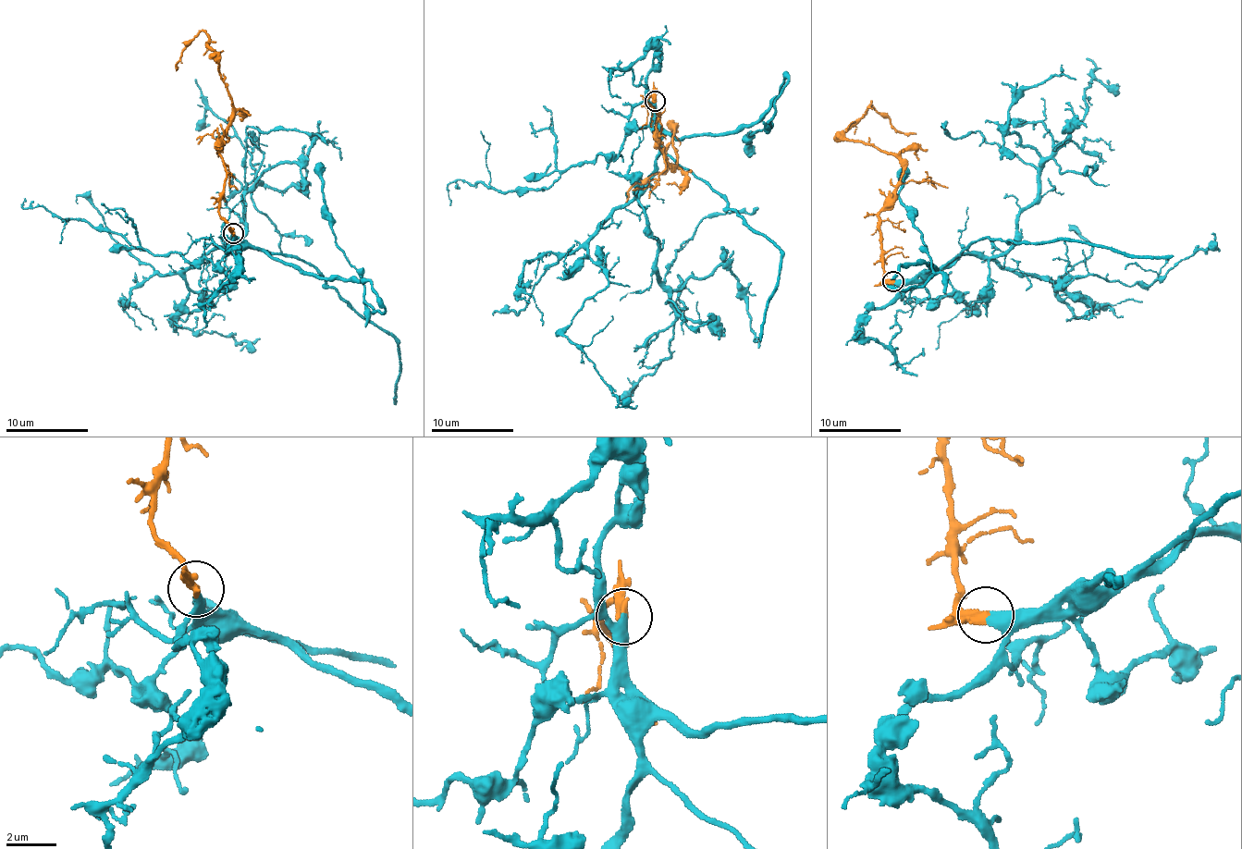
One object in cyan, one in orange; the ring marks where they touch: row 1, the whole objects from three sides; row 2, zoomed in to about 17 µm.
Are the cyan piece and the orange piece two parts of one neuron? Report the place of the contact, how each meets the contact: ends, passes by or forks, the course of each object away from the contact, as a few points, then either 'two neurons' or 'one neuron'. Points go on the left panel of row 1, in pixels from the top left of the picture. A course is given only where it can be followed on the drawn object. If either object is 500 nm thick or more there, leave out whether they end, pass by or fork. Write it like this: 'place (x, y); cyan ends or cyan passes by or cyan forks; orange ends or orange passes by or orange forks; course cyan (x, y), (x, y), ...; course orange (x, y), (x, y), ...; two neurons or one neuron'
place (233, 233); cyan passes by; orange ends; course cyan (234, 233), (303, 271), (372, 285), (385, 311), (374, 313), (364, 301), (362, 276), (330, 227), (321, 162); course orange (234, 233), (220, 215), (226, 164), (219, 148), (232, 113), (203, 30), (189, 43), (175, 70); one neuron

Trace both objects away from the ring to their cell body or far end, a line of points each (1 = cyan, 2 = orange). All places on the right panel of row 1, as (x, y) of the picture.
1: (893, 281), (936, 269), (921, 259), (892, 287), (923, 286), (932, 273), (898, 194), (906, 166)
2: (893, 281), (884, 278), (879, 209), (903, 164), (850, 141), (844, 128), (871, 102), (898, 131), (916, 135)

